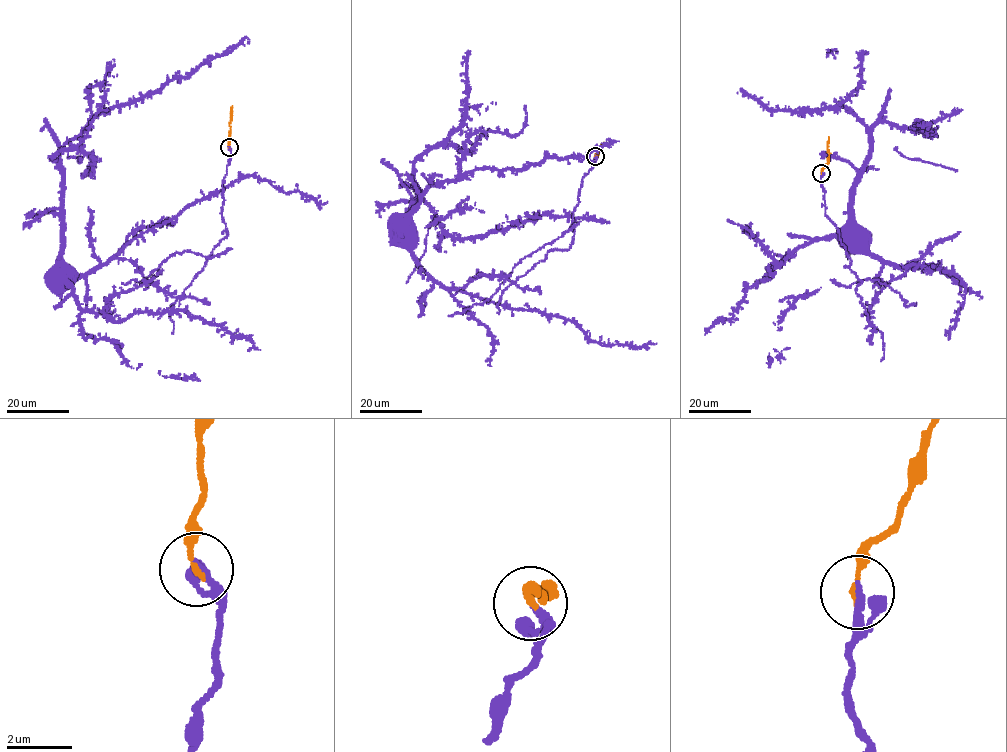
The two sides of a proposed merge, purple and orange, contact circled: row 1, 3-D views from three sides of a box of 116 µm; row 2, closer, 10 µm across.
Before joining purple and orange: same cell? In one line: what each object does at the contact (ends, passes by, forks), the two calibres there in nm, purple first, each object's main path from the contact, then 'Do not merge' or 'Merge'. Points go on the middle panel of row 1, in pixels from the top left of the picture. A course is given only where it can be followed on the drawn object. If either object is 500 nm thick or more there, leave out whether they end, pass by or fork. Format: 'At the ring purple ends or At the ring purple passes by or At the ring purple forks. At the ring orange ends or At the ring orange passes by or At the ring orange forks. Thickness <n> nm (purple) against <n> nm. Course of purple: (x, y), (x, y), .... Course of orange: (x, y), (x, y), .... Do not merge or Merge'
At the ring purple ends. At the ring orange ends. Thickness 360 nm (purple) against 170 nm. Course of purple: (595, 156), (570, 247), (548, 251), (516, 282), (483, 275), (447, 289), (421, 268), (400, 222). Course of orange: (595, 156), (603, 143). Merge

